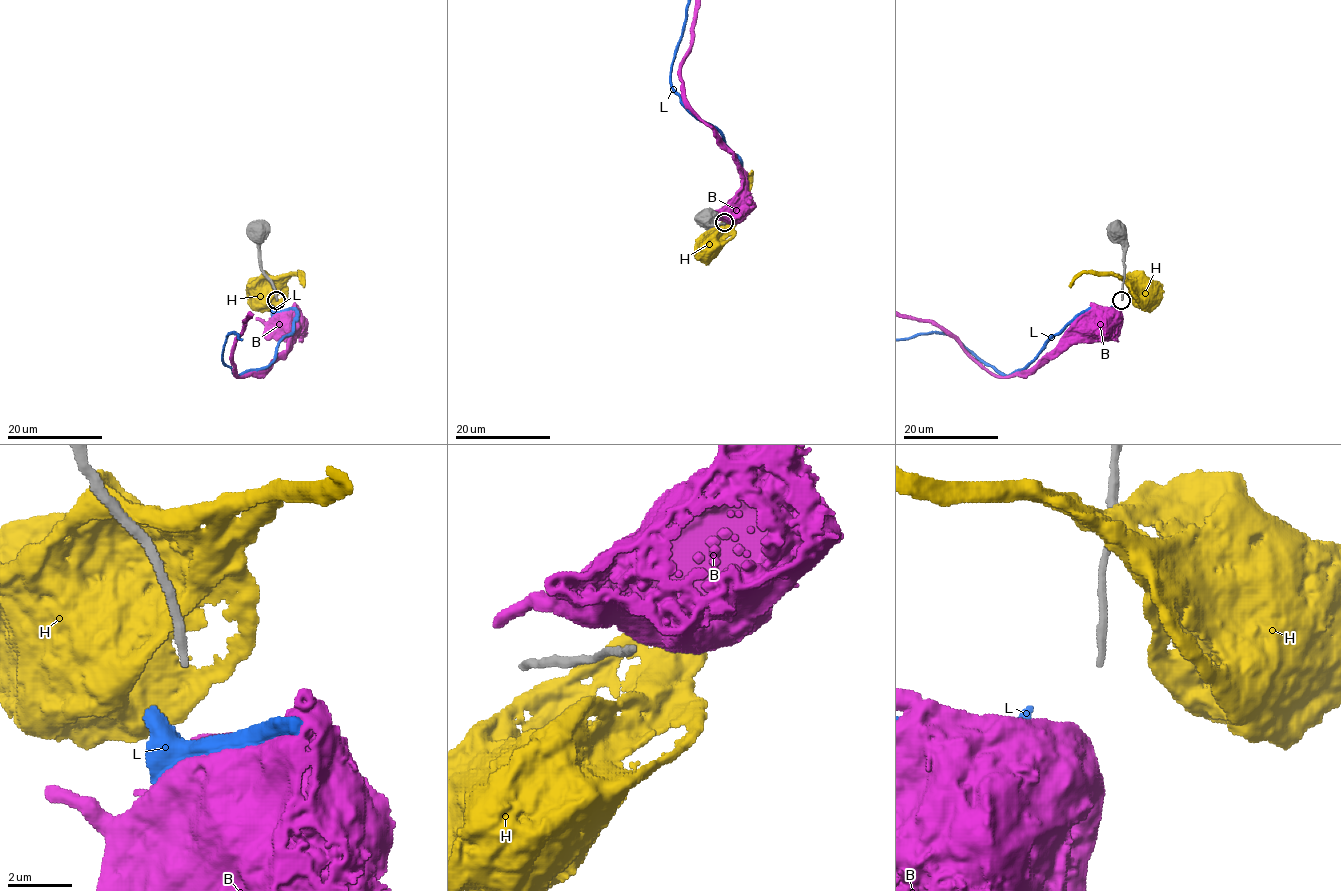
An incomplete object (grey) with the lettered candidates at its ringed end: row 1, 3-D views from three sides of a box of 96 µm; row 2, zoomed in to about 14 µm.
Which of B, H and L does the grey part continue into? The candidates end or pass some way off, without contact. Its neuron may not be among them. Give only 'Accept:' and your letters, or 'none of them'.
Accept: none of them

